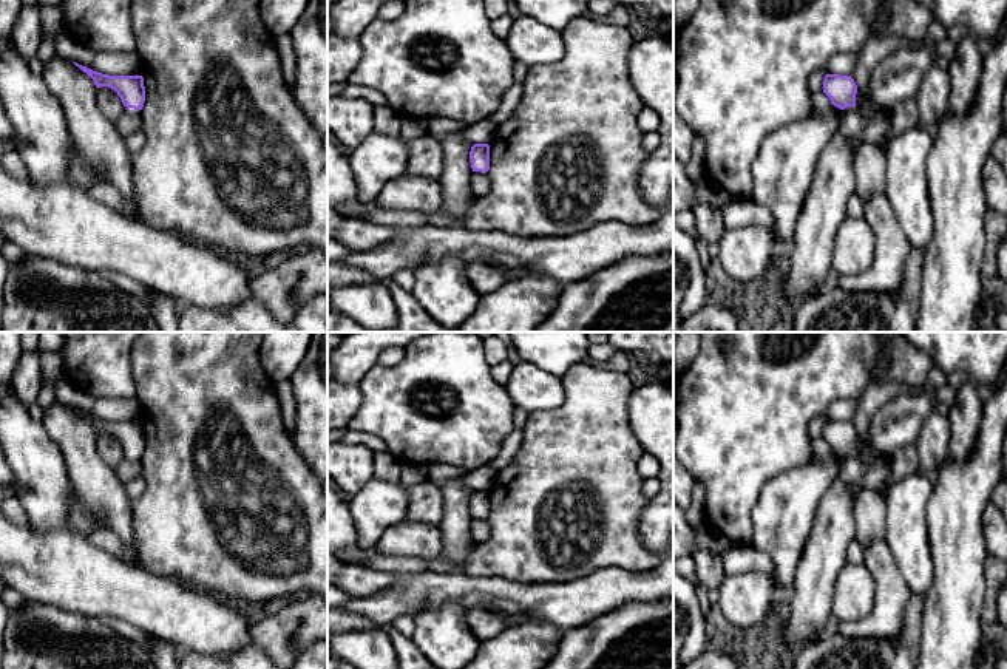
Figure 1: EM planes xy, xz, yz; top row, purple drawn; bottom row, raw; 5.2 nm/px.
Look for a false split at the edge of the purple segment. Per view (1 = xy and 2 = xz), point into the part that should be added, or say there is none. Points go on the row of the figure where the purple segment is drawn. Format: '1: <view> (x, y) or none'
1: none
2: none

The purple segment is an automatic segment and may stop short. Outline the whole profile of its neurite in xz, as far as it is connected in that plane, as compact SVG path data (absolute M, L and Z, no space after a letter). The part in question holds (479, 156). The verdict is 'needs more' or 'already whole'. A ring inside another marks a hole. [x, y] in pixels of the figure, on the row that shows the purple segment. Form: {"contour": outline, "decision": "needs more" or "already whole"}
{"contour": "M474 144L470 151L473 171L487 173L490 170L490 145Z", "decision": "already whole"}

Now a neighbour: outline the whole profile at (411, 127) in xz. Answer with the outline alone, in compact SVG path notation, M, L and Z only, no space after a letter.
M402 117L402 131L403 139L412 139L426 133L426 121L420 117Z

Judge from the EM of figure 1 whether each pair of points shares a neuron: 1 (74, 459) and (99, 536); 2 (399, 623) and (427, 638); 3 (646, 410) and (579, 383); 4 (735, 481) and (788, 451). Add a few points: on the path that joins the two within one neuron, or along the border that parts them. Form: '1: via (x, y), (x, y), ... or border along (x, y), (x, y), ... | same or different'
1: border along (107, 527), (133, 547) | different
2: border along (411, 617), (413, 637) | different
3: border along (634, 387), (629, 396), (629, 427), (637, 438) | different
4: via (748, 468), (765, 451), (776, 451) | same

